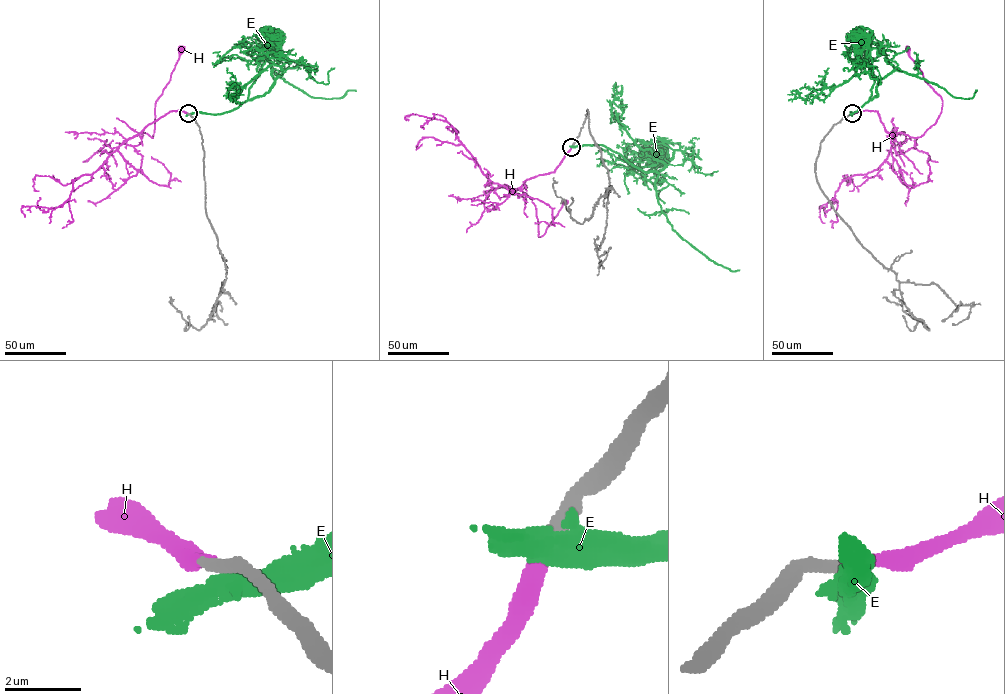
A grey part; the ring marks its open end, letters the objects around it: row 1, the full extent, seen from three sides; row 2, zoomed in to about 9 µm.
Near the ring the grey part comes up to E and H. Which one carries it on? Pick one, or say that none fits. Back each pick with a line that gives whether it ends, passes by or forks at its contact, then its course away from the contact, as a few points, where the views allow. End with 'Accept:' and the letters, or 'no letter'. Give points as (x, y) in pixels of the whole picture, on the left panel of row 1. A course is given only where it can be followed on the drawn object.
H: it ends there; it runs (188, 113), (171, 111), (136, 135), (145, 132), (152, 137), (155, 101), (169, 81), (180, 48)
Accept: H

